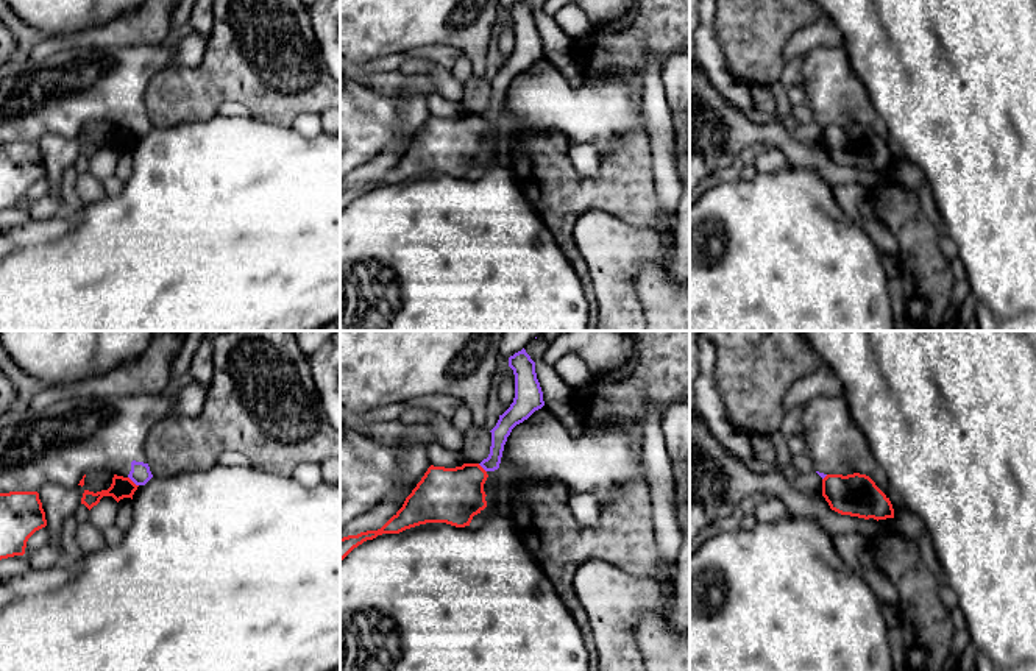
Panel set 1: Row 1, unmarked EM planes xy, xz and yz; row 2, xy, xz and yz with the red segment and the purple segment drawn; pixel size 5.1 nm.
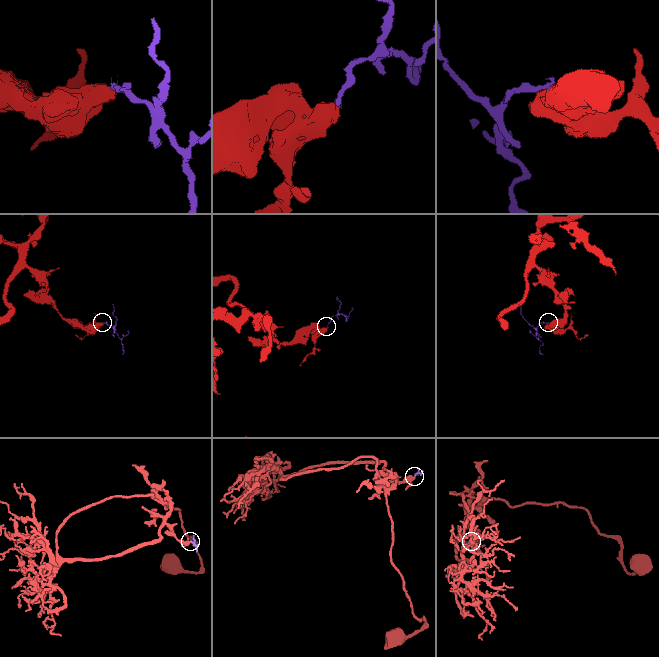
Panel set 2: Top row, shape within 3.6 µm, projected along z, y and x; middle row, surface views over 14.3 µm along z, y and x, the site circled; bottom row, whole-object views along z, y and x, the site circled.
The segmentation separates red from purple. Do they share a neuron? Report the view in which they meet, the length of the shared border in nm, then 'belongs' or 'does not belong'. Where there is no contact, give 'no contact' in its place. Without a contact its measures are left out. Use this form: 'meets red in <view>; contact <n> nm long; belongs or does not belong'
meets red in xy; contact 80 nm long; does not belong

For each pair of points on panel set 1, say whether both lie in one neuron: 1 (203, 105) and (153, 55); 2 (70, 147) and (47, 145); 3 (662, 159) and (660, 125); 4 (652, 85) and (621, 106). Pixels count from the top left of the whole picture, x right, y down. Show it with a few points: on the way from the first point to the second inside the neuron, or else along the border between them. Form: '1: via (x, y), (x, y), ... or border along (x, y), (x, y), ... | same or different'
1: border along (169, 66), (150, 80), (145, 97) | different
2: via (64, 147), (53, 147) | same
3: via (662, 152), (662, 133) | same
4: border along (640, 94), (648, 130) | different

